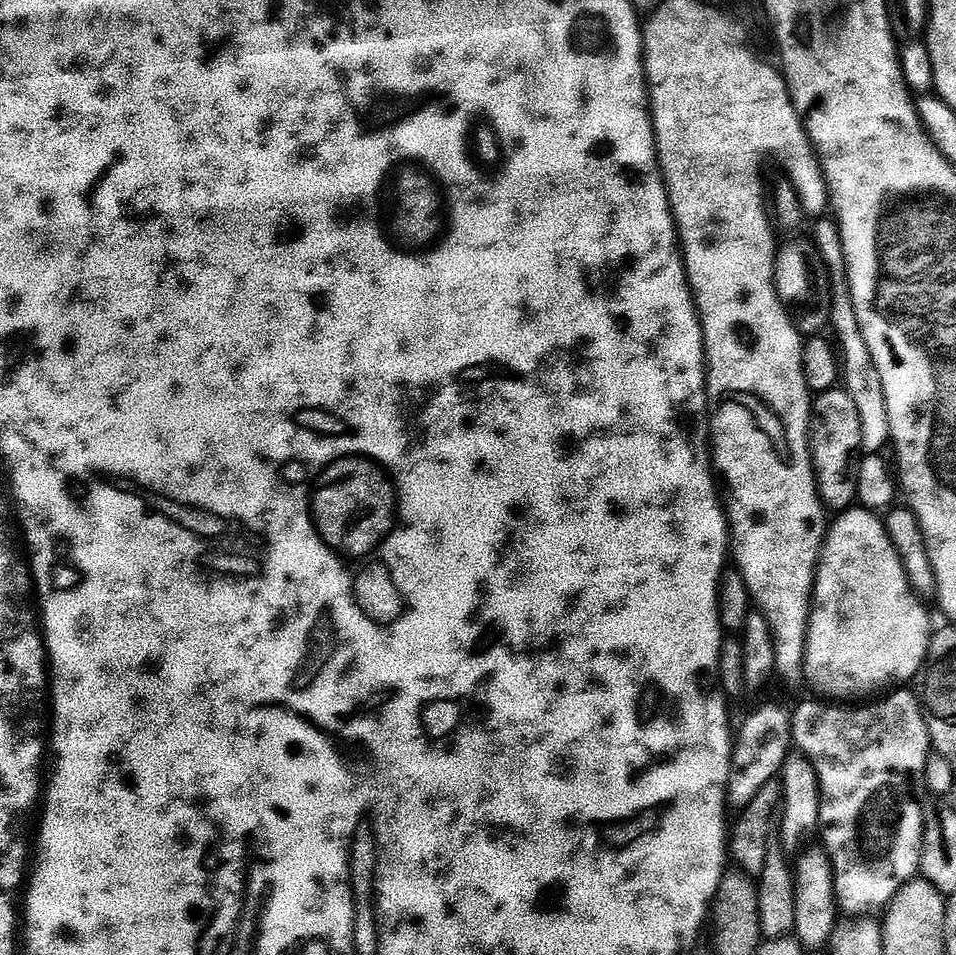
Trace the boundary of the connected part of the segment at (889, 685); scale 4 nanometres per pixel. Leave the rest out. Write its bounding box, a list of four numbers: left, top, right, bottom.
[804,506,934,702]

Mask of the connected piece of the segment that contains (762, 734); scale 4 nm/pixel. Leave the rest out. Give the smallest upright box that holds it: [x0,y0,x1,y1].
[728,704,792,812]

